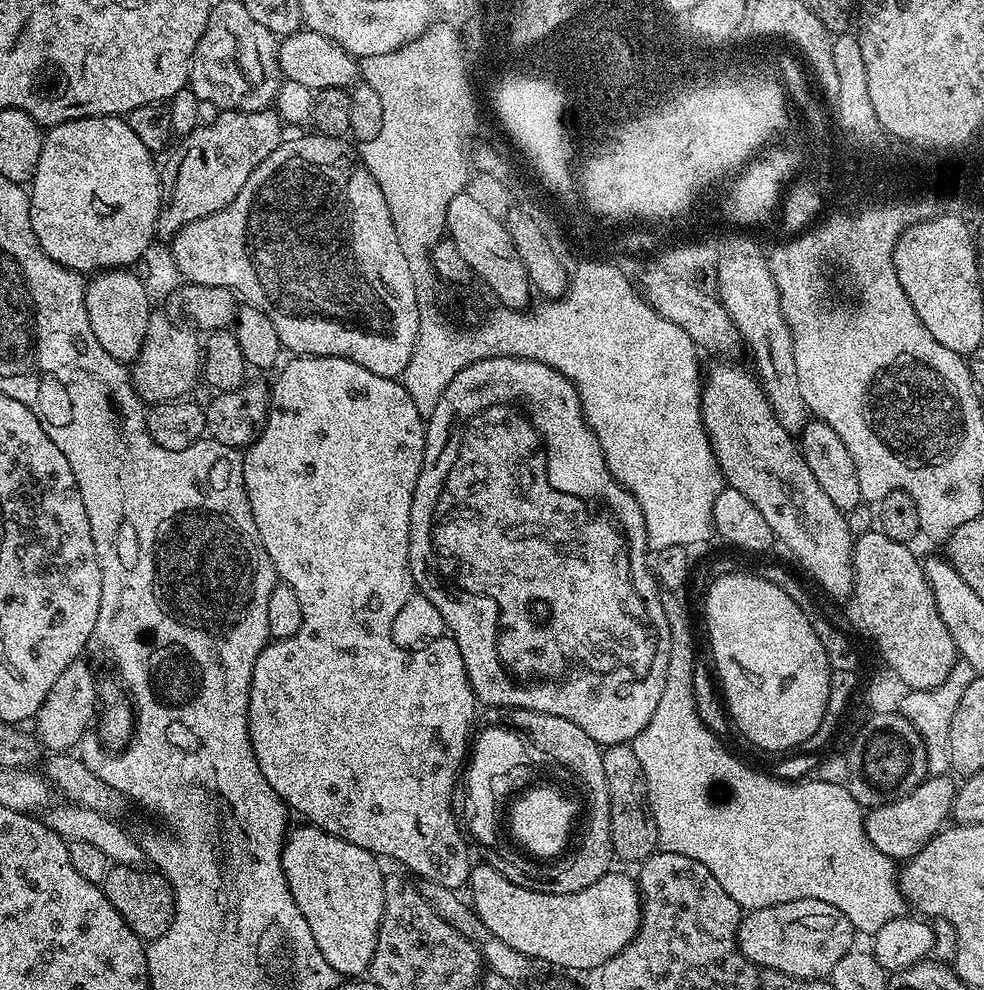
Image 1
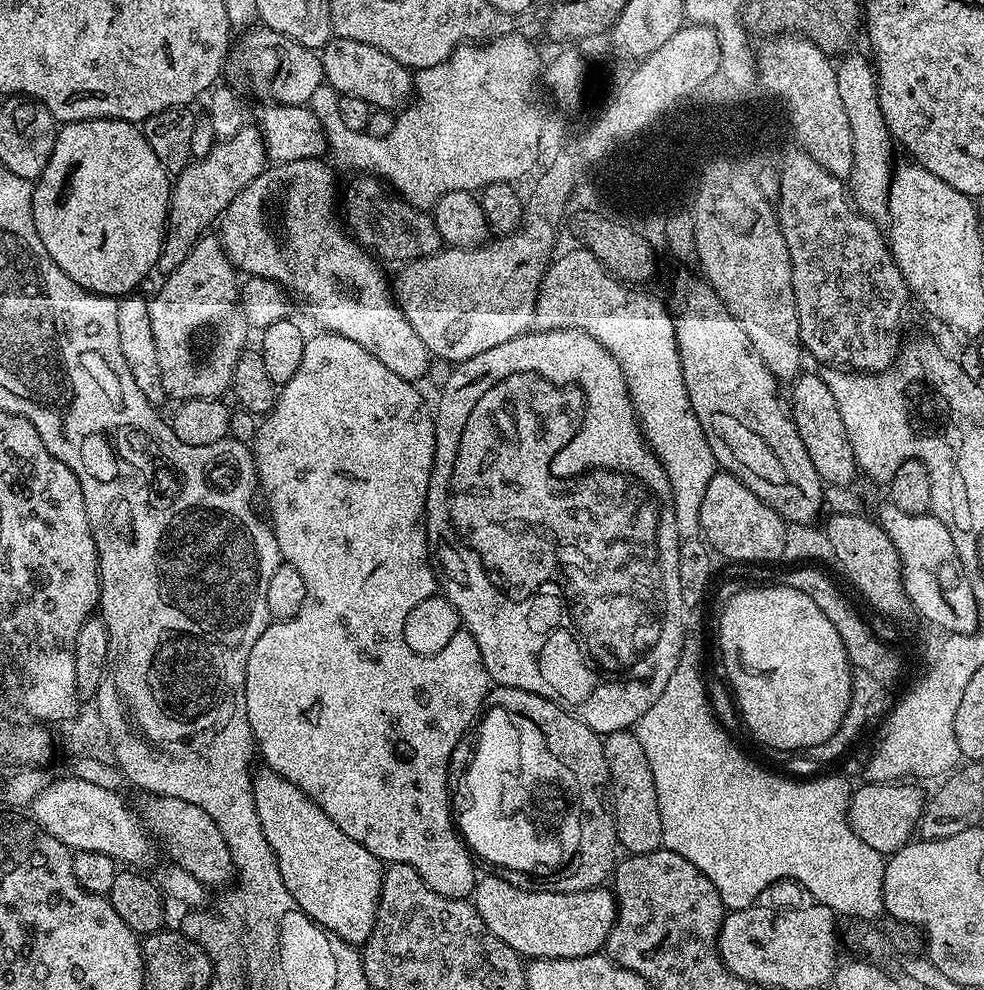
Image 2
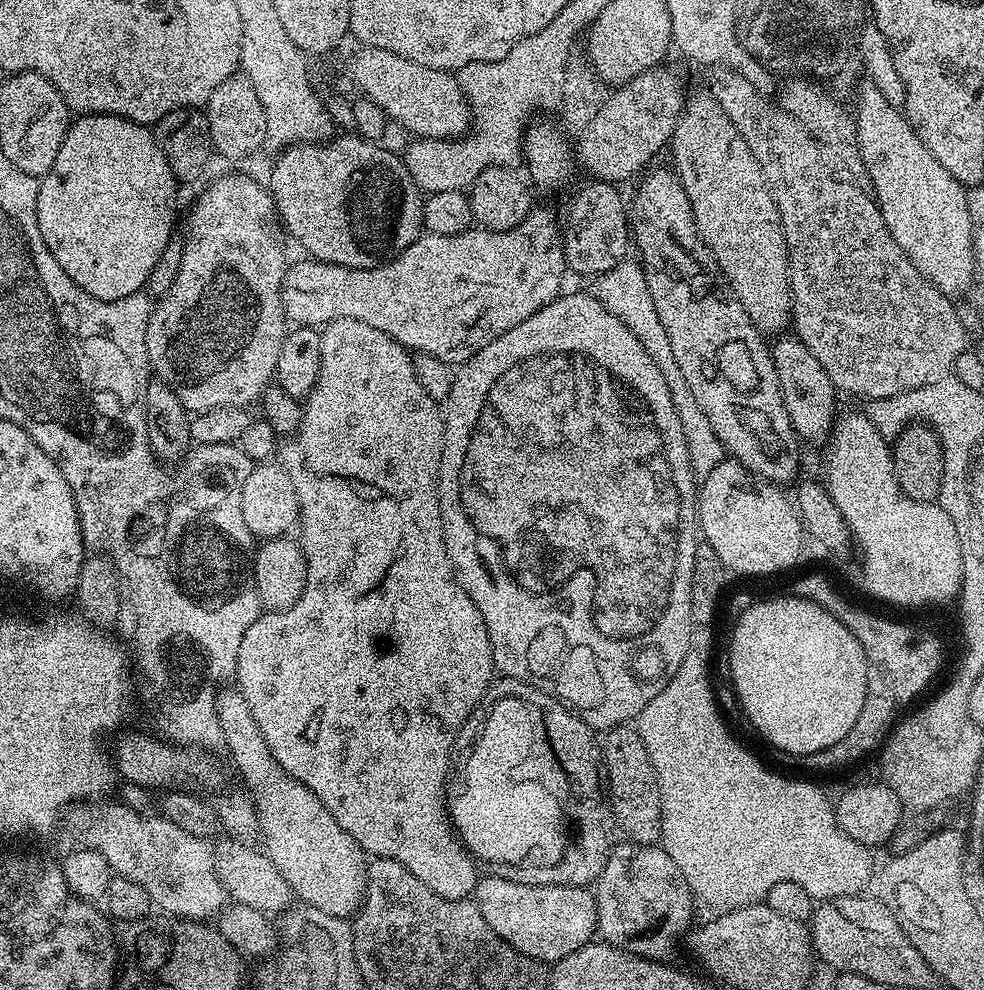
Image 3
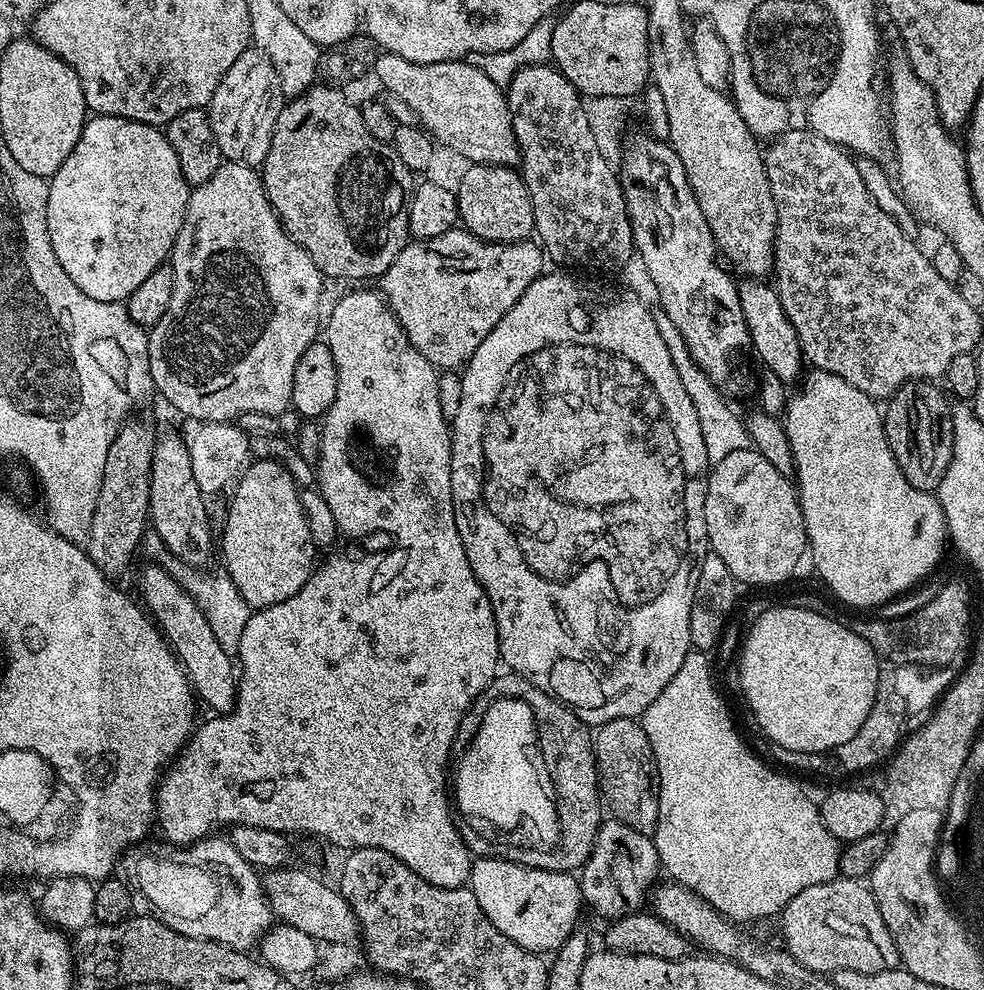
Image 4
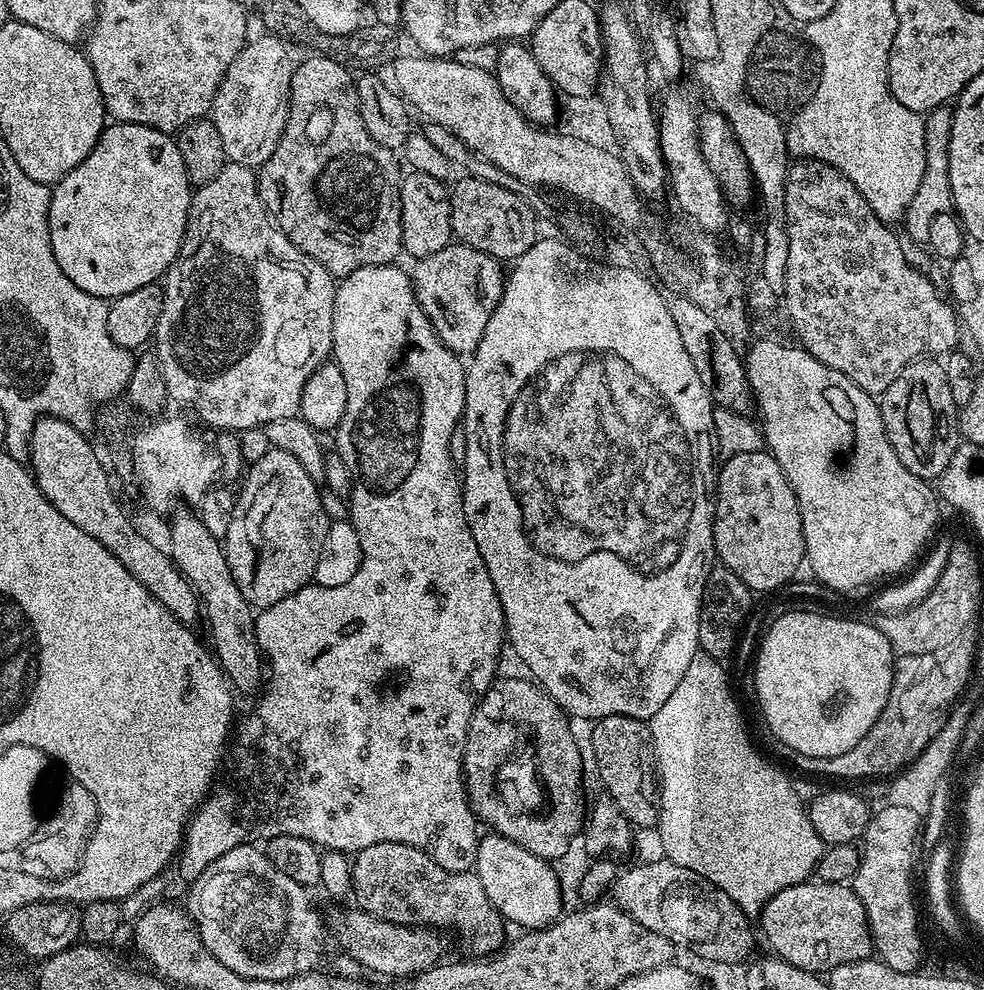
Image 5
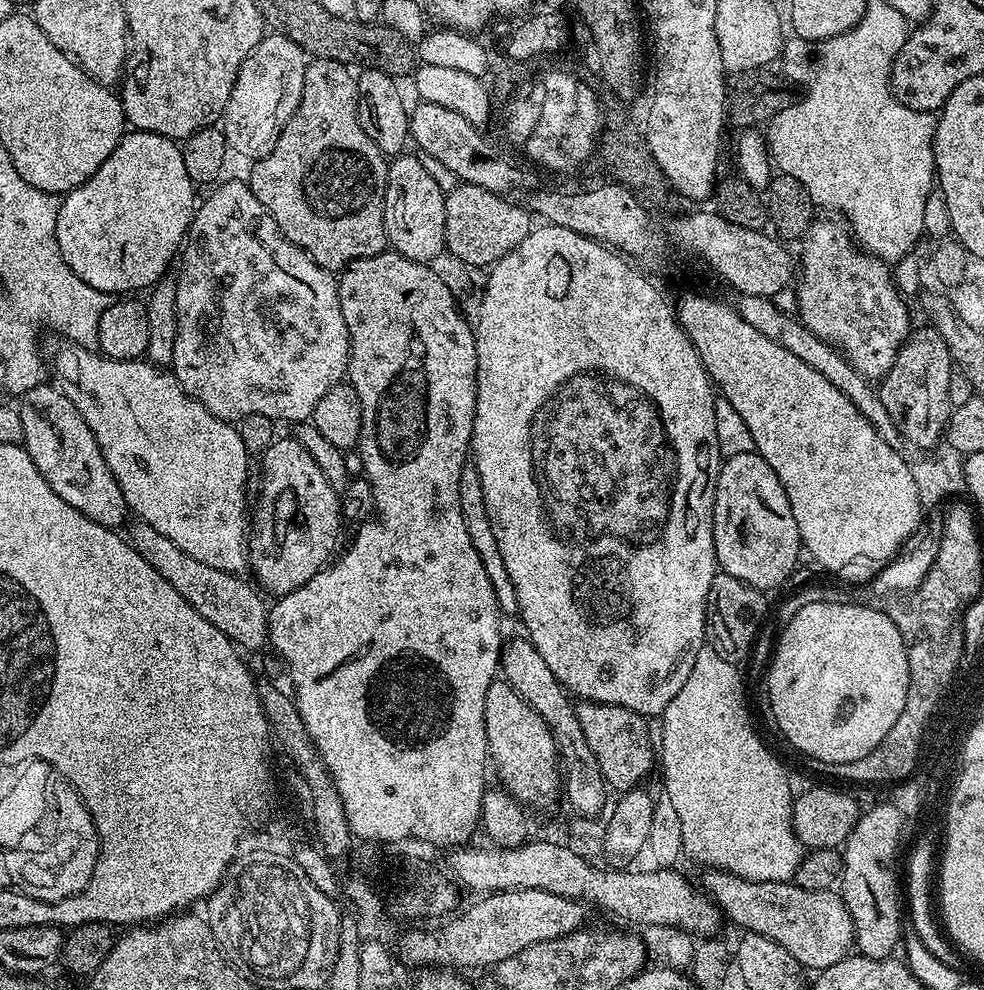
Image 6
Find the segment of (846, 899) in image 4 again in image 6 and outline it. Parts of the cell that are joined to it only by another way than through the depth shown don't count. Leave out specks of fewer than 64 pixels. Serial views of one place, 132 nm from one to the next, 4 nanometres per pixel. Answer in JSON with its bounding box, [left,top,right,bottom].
[703,870,856,970]

